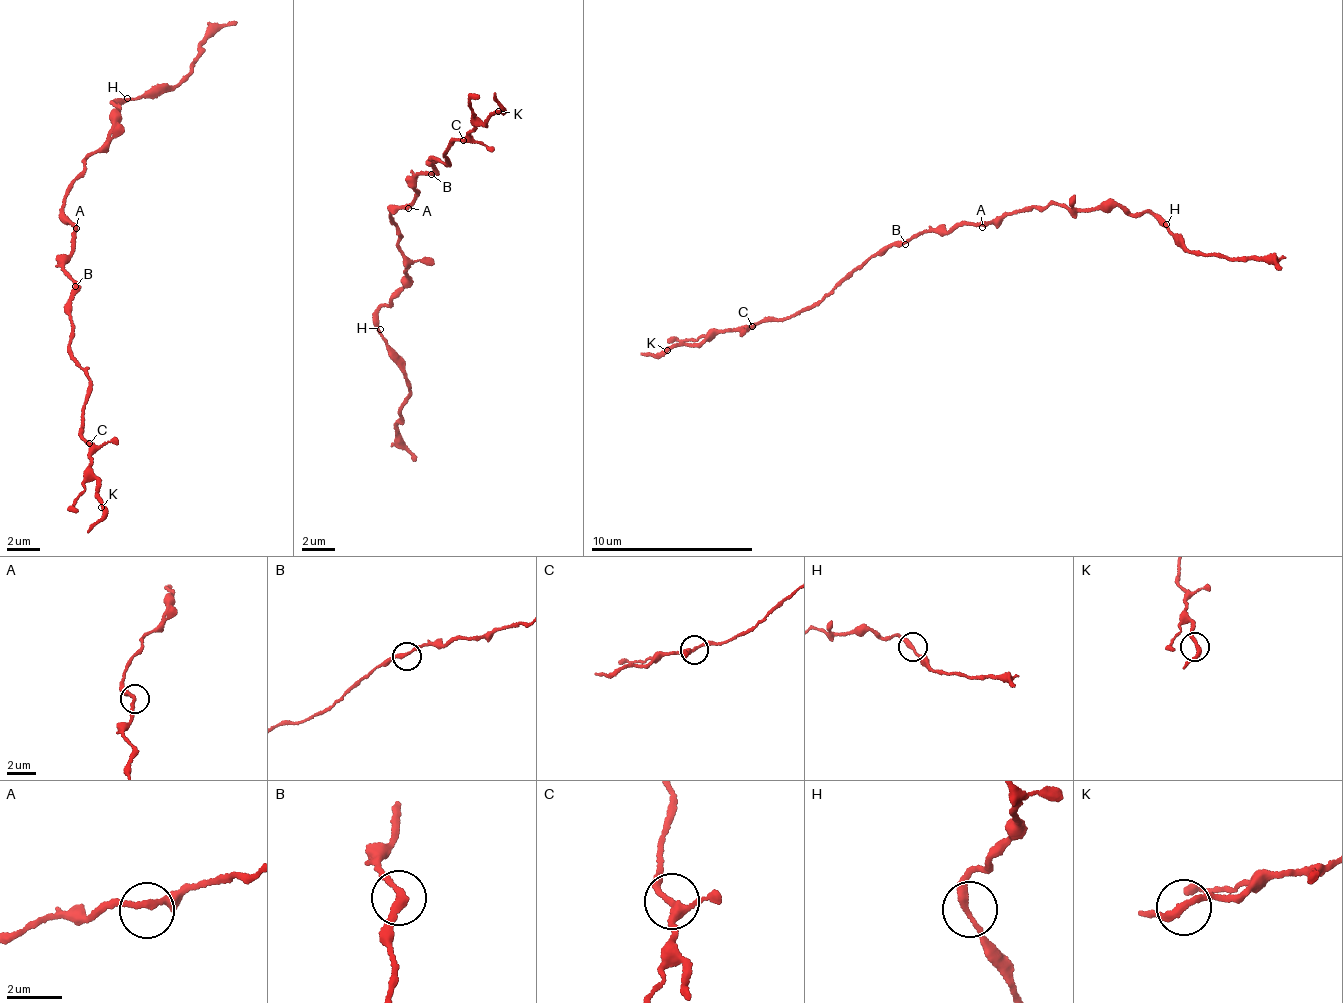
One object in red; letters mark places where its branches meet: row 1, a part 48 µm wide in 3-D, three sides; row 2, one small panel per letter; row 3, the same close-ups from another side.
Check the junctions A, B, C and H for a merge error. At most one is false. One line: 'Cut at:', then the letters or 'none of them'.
Cut at: none of them

